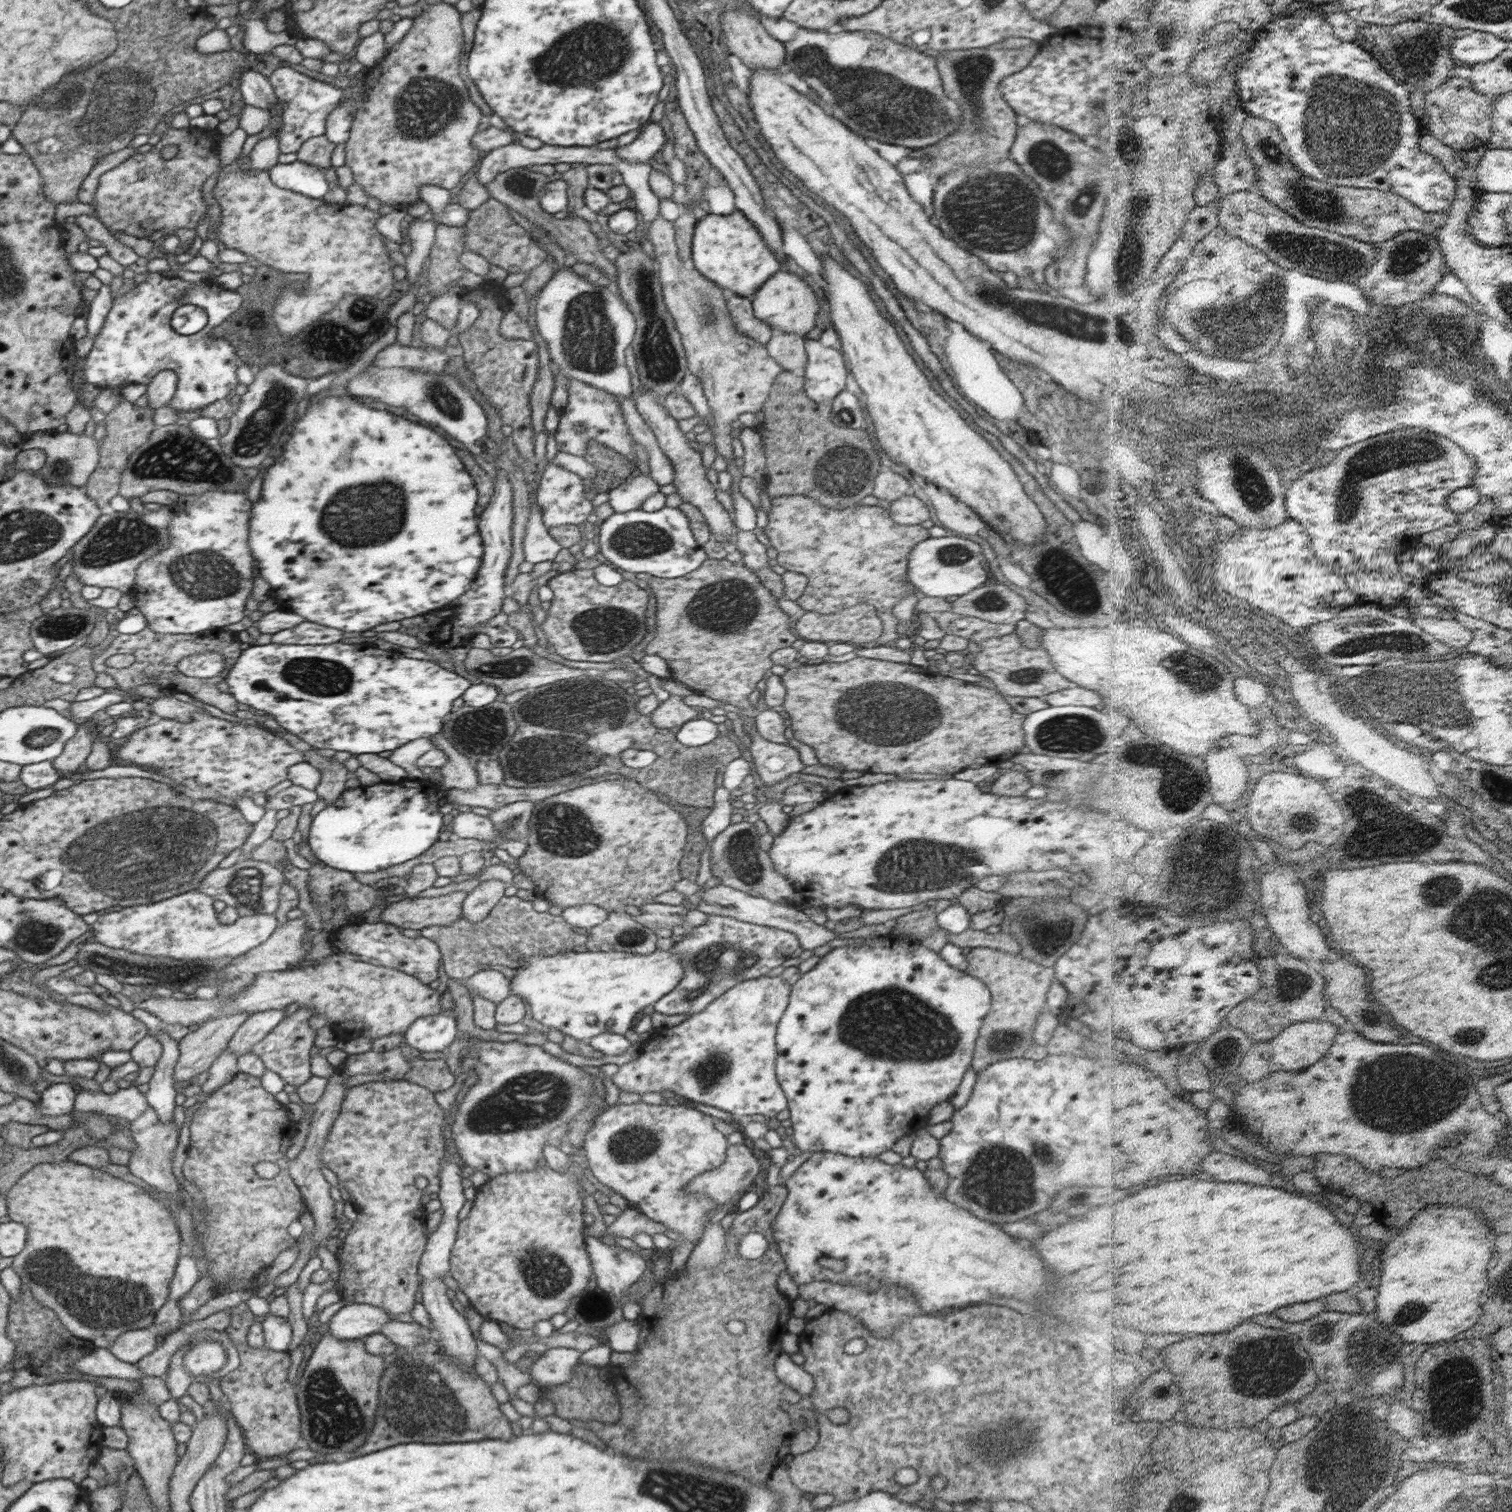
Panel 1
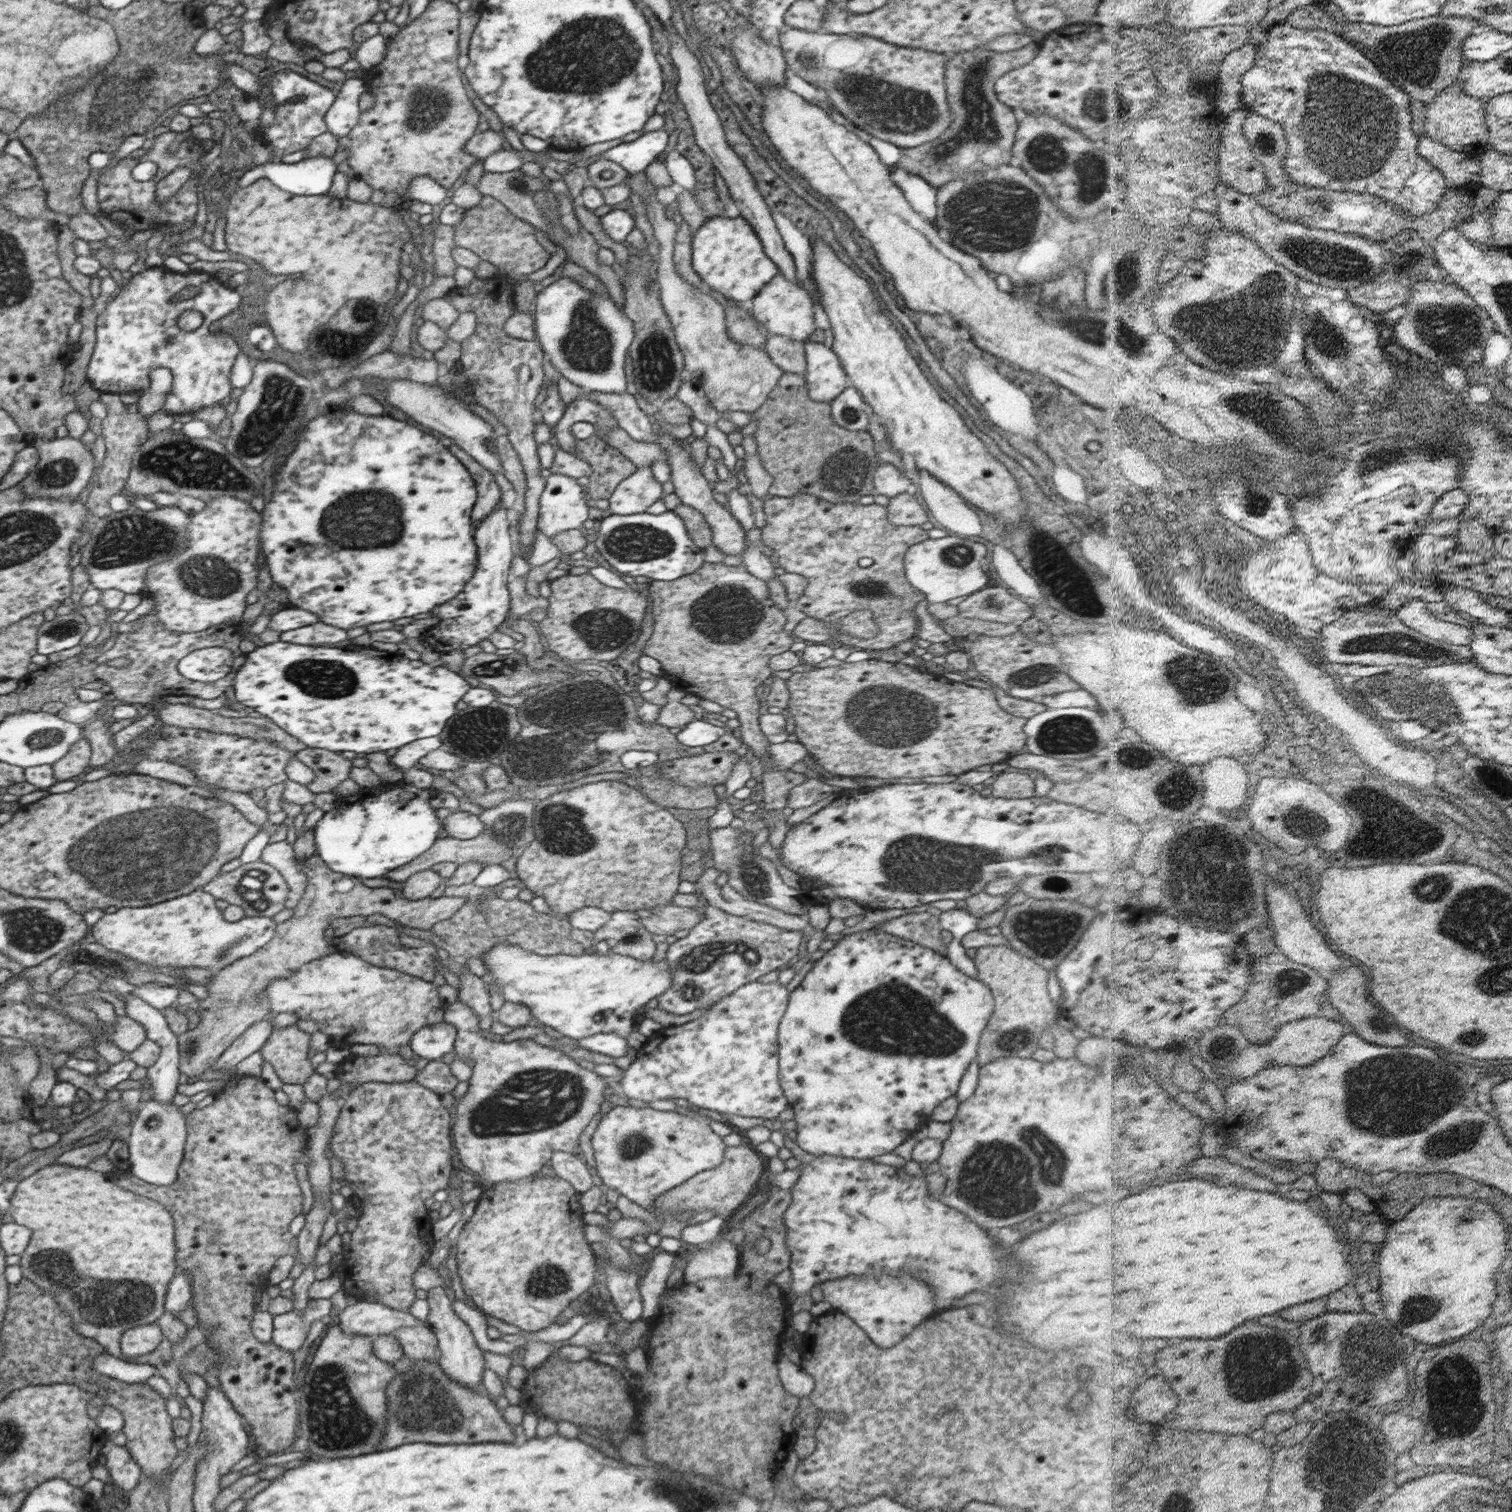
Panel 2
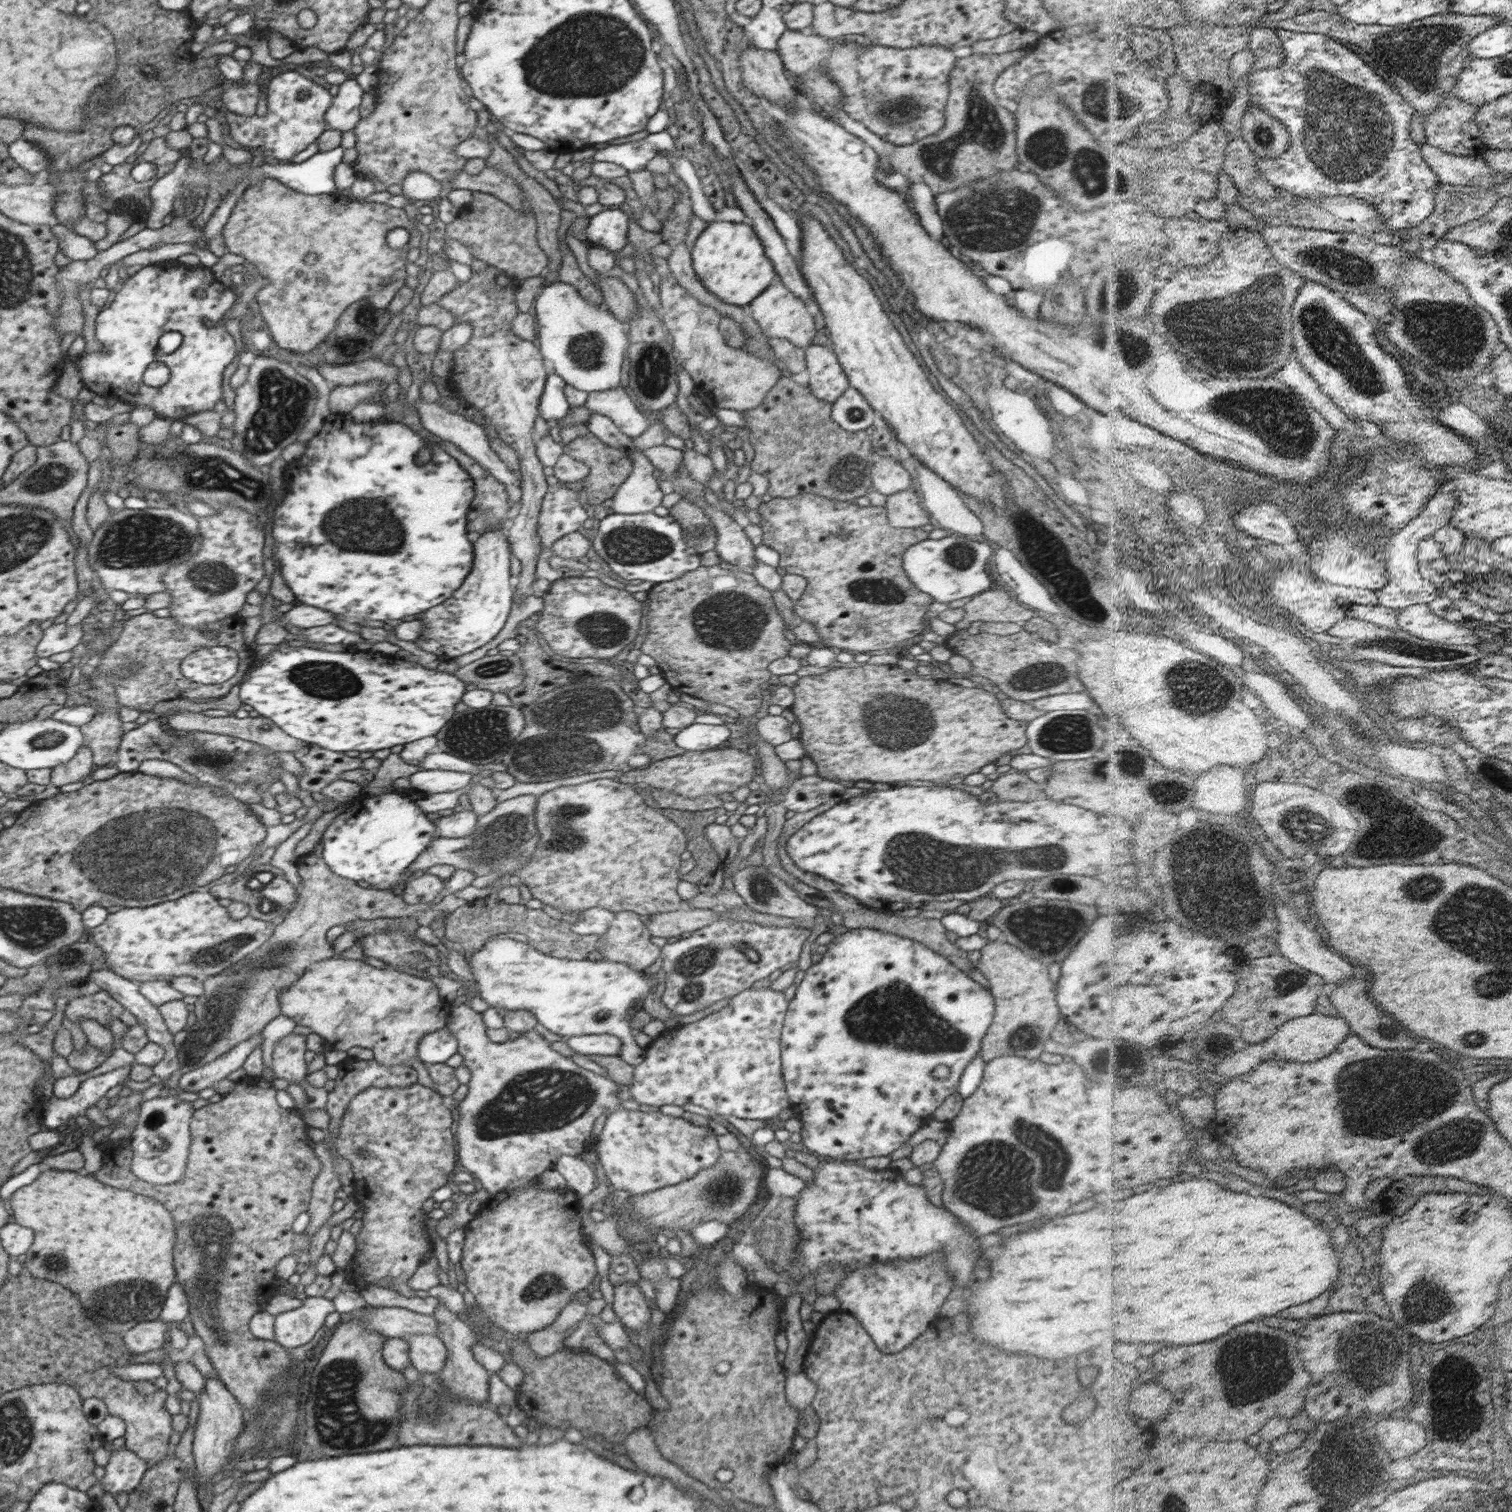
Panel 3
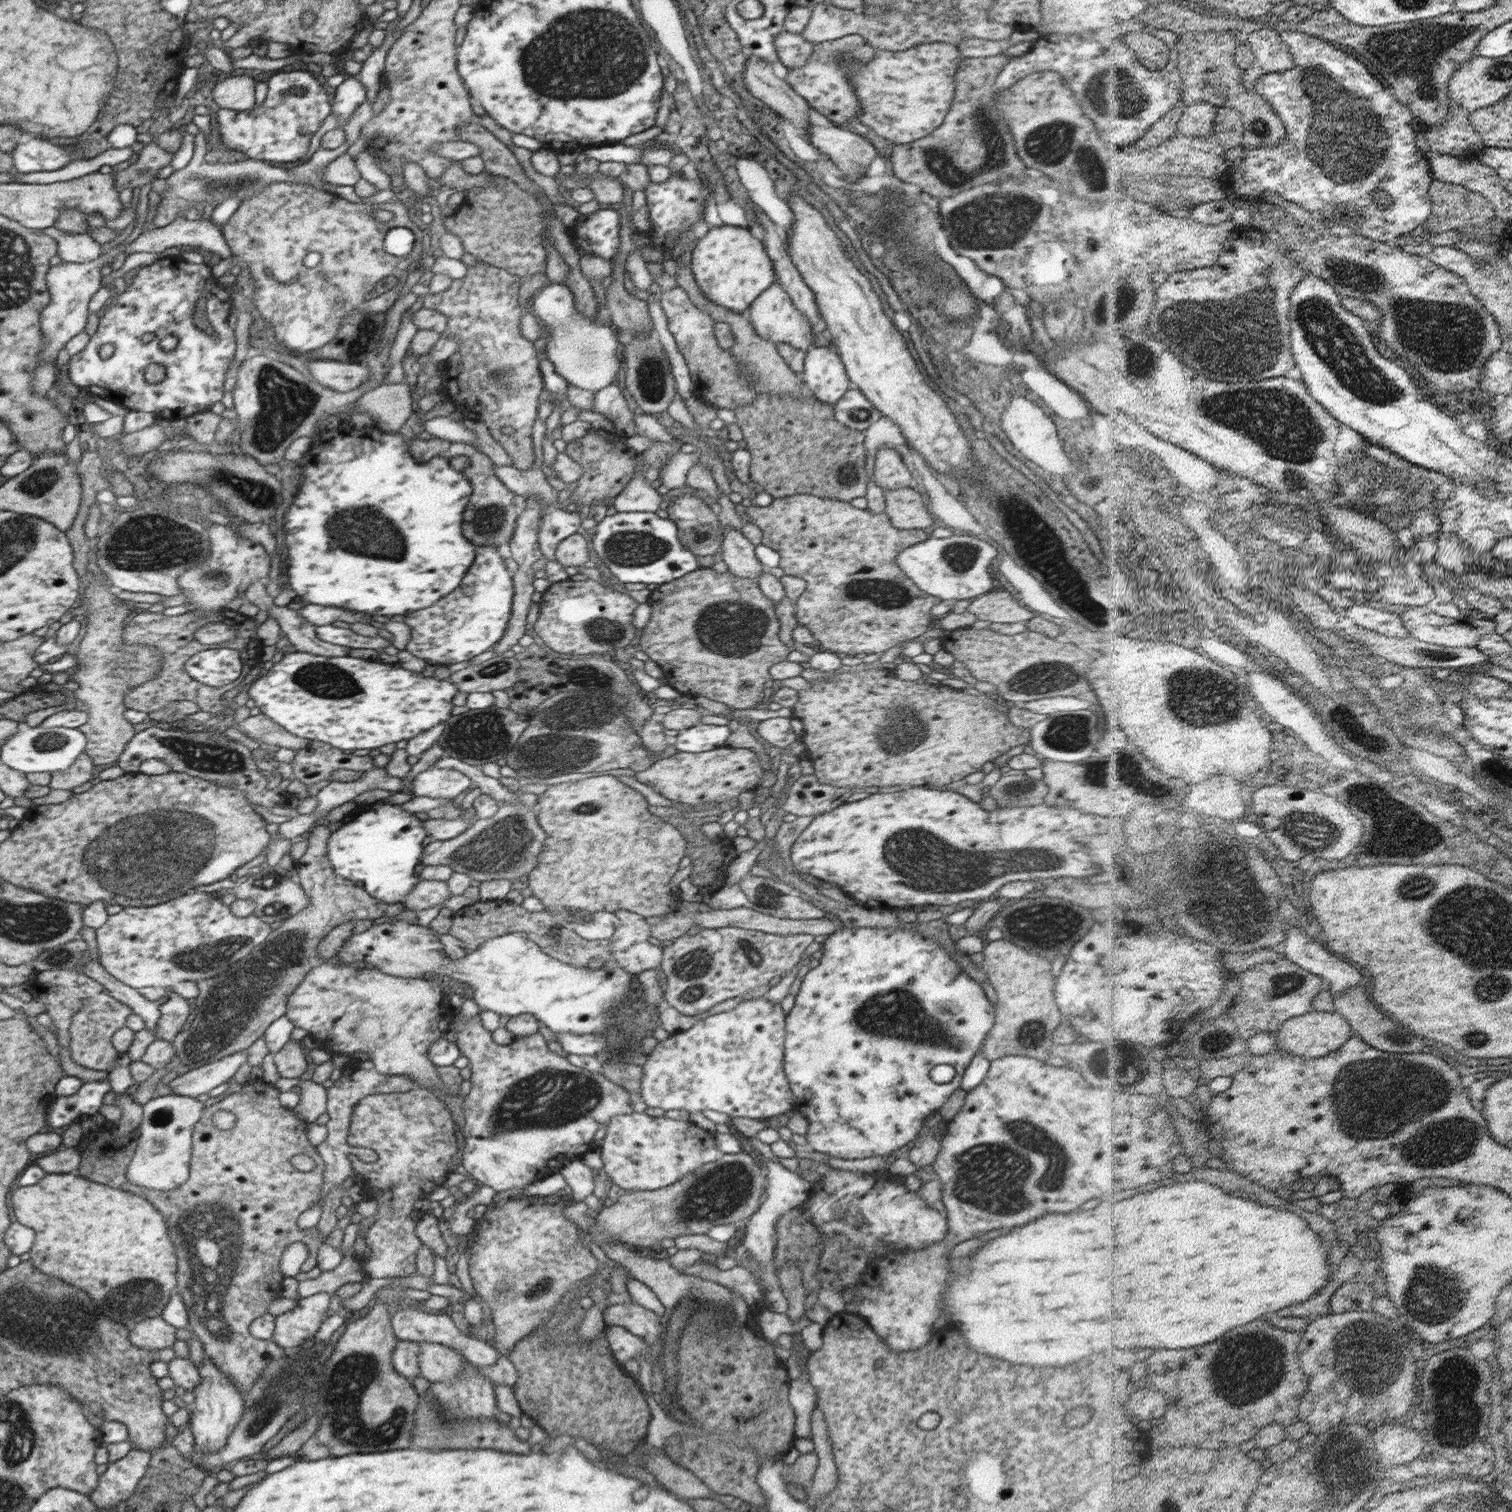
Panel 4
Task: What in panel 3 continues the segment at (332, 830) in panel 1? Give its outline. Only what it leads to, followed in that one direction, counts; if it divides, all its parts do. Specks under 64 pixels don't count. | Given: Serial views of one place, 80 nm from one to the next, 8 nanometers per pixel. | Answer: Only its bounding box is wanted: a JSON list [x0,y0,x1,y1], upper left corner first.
[322,789,438,891]

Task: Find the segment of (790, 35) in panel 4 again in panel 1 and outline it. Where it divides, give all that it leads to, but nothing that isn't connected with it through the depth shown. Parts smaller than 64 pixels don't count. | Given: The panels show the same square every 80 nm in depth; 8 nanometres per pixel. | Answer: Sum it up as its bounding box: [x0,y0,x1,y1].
[783,28,961,149]

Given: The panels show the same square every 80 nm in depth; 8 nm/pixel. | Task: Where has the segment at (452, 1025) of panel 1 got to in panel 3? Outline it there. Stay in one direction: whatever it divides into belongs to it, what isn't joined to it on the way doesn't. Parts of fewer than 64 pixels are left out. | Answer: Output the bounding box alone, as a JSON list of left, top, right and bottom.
[418,1026,457,1064]

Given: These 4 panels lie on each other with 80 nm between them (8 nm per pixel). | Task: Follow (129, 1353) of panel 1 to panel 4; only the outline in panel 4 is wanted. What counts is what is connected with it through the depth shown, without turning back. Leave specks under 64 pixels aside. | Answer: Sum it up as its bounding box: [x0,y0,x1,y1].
[129,1314,176,1351]

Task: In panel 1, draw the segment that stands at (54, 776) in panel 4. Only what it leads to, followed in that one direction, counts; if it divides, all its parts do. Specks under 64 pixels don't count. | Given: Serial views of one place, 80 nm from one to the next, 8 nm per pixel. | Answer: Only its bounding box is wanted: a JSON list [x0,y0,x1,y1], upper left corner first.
[53,721,98,778]

